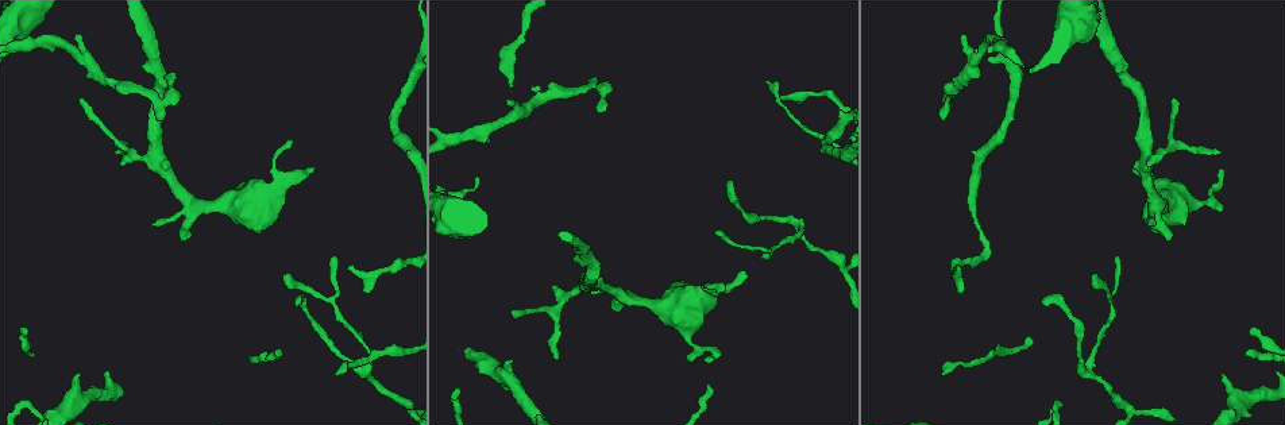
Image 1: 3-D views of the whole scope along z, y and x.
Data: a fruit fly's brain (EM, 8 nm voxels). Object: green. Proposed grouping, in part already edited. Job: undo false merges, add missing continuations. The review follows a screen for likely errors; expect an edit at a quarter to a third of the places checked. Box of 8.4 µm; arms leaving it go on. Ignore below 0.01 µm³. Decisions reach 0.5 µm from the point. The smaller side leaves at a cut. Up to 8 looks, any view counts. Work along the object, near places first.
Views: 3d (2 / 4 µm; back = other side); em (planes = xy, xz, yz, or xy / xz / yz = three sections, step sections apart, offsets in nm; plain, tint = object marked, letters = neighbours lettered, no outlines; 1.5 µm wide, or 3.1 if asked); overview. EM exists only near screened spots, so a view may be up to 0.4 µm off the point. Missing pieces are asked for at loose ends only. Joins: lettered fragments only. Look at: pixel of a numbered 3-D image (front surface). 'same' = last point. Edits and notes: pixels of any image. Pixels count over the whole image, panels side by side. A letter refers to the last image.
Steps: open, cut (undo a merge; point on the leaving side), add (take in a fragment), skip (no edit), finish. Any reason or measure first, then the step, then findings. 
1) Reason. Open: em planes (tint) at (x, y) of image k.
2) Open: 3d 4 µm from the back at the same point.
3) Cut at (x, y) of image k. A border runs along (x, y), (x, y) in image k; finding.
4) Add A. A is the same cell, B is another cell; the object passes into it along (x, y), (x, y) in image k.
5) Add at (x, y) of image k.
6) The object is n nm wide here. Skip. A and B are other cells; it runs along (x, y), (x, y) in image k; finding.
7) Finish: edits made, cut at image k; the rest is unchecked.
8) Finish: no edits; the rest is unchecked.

Thick turns thin. Open: em xy step 8 (tint) at (1204, 200) of image 1.

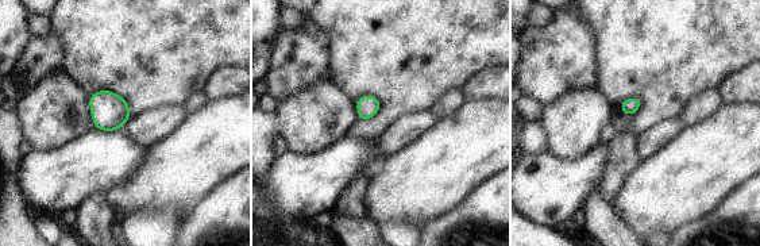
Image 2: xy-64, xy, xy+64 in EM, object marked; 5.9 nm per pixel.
Another direction. Open: em planes (tint) at the same point.

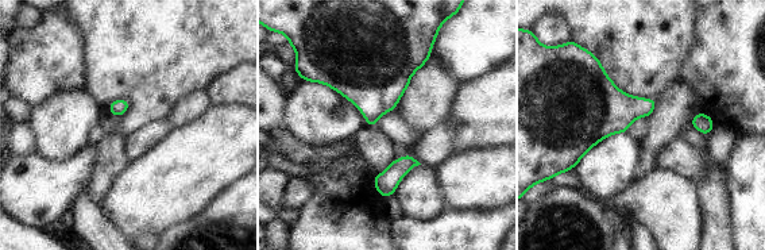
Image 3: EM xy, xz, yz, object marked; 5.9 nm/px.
What lies round it. Open: em planes (letters) at the same point.

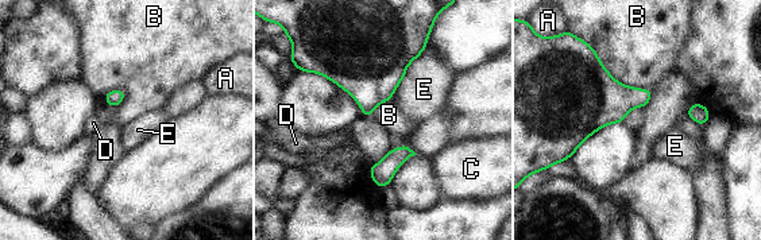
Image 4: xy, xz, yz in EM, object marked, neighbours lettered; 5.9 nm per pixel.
Skip. A, B, C, D and E are other cells; a border runs along (574, 34), (618, 81), (653, 89) in image 4; all the same neuron.

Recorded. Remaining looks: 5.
Thin end. Open: 3d 2 µm at (300, 303) of image 1.

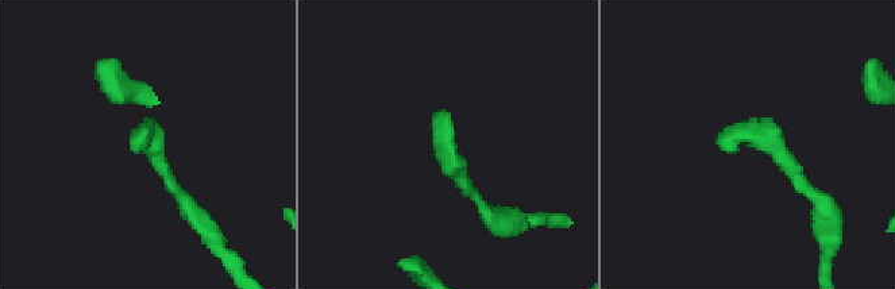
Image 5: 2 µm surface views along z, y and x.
Open: em planes (letters) at (443, 111) of image 5.

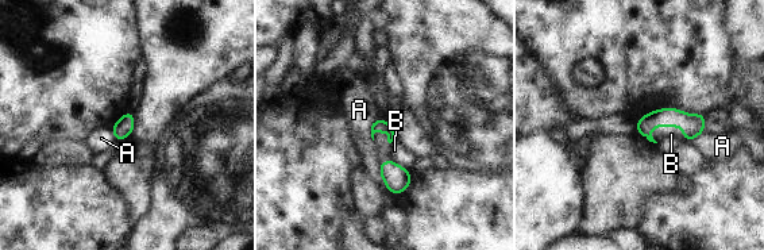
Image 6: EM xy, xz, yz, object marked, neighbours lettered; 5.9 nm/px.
The longest contact is with A, 240 nm. Skip. A and B are other cells; it runs along (701, 118), (651, 119), (639, 127) in image 6; none of them fits.

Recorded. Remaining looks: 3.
Three-way junction. Open: 3d 4 µm from the back at (1092, 373) of image 1.

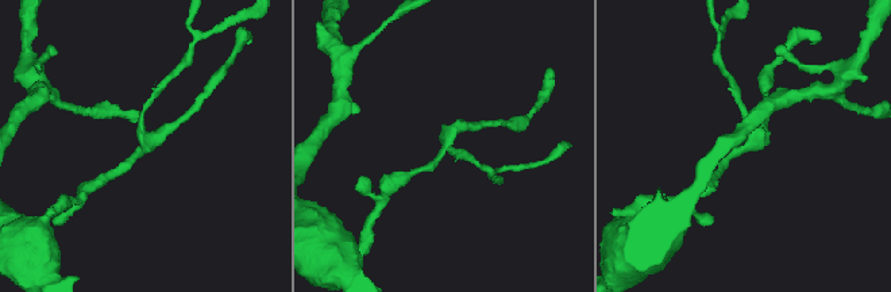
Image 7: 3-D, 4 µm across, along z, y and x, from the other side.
3 arms meet here. Open: em planes (plain) at (748, 147) of image 7.

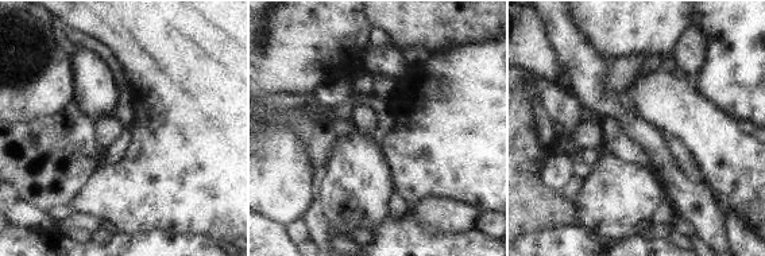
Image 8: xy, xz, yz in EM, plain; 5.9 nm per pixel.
What lies round it. Open: em planes (letters) at the same point.

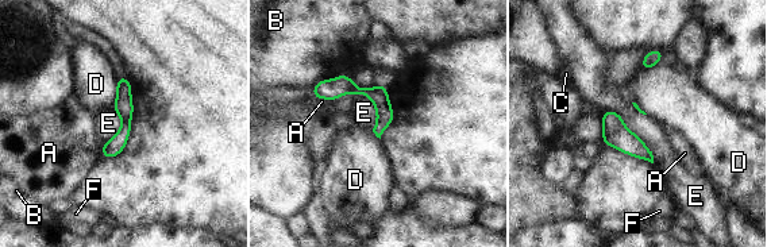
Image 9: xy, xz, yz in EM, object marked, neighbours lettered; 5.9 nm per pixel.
The object is 100 nm wide here. Skip. A, B, C, D, E and F are other cells; it runs along (316, 89), (369, 91), (389, 118) in image 9; continuous, no second neuron.

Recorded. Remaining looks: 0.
Finish: no edits; the rest is unchecked.

